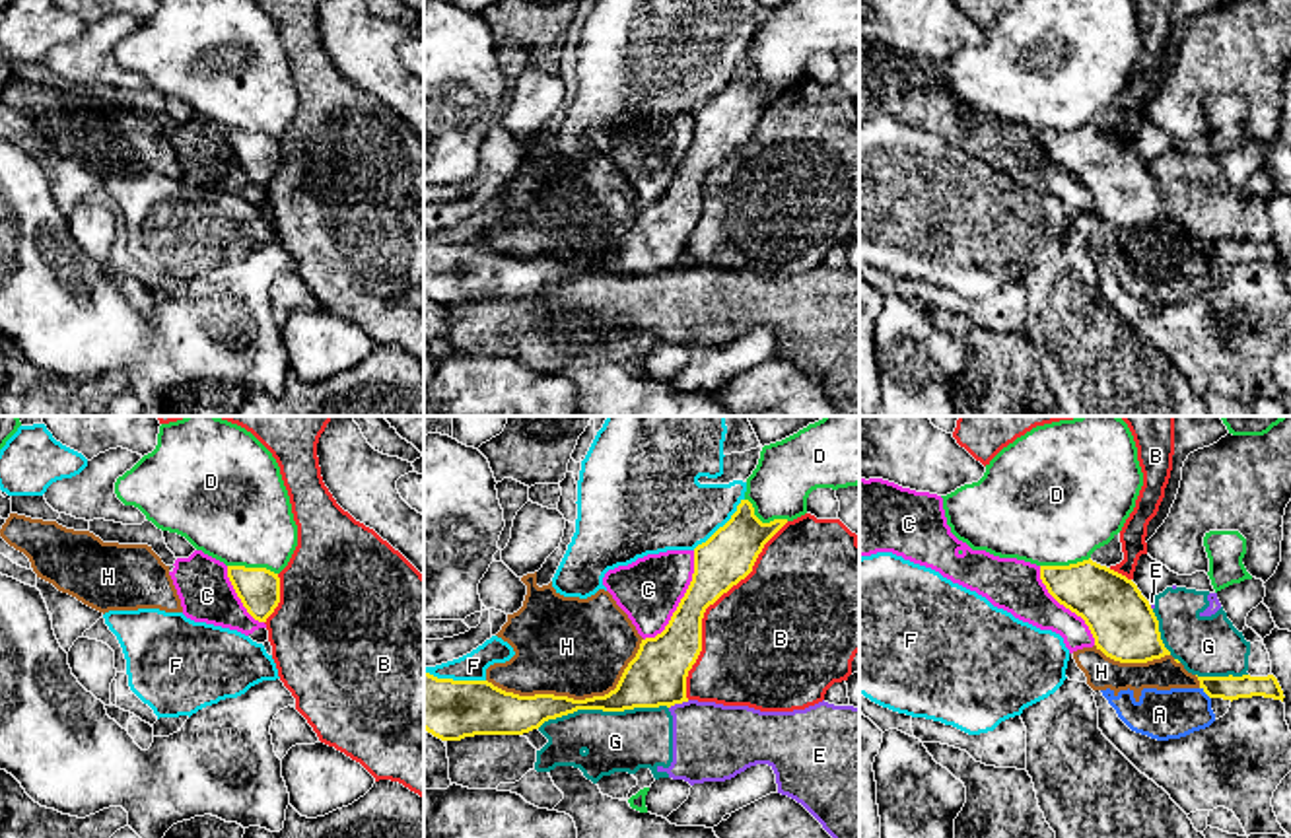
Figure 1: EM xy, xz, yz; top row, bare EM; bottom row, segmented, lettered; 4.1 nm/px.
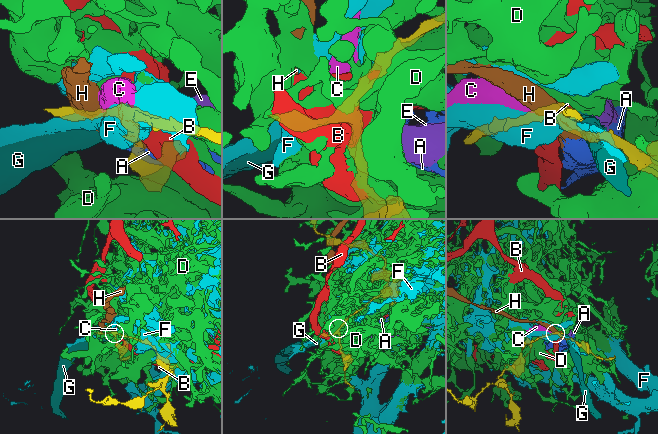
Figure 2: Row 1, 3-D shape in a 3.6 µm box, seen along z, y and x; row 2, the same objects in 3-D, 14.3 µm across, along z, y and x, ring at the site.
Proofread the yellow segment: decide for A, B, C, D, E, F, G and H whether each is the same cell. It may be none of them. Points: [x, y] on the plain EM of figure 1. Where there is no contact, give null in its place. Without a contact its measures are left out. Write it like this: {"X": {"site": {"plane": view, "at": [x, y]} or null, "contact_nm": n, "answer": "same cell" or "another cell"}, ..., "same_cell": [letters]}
{"A": {"site": {"plane": "yz", "at": [1204, 255]}, "contact_nm": 70, "answer": "another cell"}, "B": {"site": {"plane": "xz", "at": [708, 170]}, "contact_nm": 850, "answer": "another cell"}, "C": {"site": {"plane": "xz", "at": [681, 164]}, "contact_nm": 440, "answer": "another cell"}, "D": {"site": {"plane": "xz", "at": [765, 88]}, "contact_nm": 200, "answer": "another cell"}, "E": {"site": {"plane": "xz", "at": [679, 267]}, "contact_nm": 90, "answer": "another cell"}, "F": {"site": {"plane": "xz", "at": [720, 92]}, "contact_nm": 300, "answer": "another cell"}, "G": {"site": {"plane": "xz", "at": [601, 273]}, "contact_nm": 550, "answer": "another cell"}, "H": {"site": {"plane": "xz", "at": [572, 263]}, "contact_nm": 650, "answer": "another cell"}, "same_cell": []}

